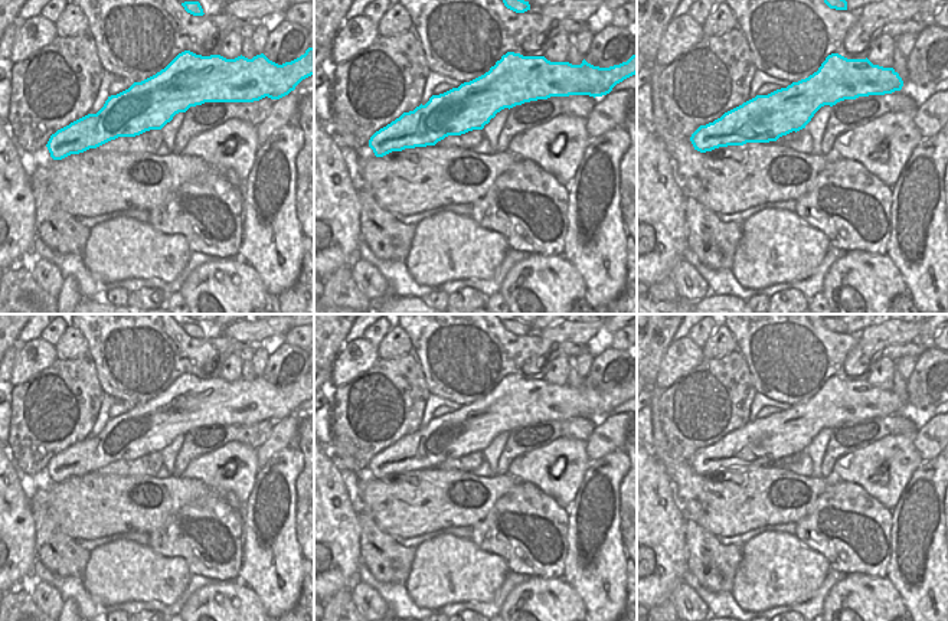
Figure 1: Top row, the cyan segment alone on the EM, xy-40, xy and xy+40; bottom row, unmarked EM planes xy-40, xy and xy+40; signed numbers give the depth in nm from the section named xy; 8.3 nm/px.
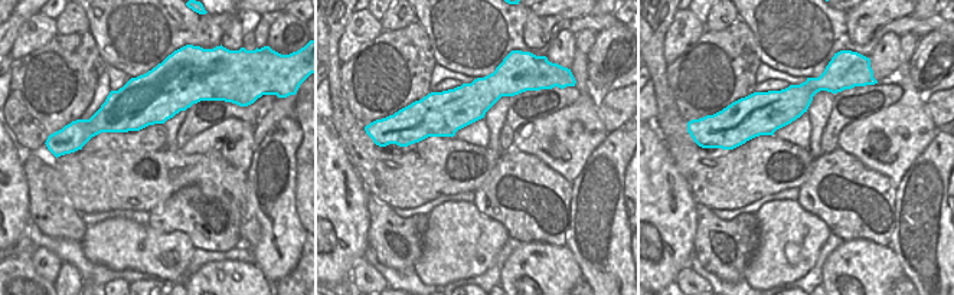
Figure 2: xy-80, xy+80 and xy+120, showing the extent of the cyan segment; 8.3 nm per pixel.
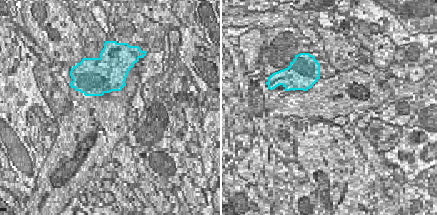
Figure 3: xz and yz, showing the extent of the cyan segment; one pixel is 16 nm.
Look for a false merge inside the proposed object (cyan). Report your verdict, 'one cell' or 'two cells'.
one cell

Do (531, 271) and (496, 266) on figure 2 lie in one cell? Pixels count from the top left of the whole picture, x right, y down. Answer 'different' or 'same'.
different

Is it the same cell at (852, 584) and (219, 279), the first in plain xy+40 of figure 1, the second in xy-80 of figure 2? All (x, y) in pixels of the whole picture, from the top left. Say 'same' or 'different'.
same

